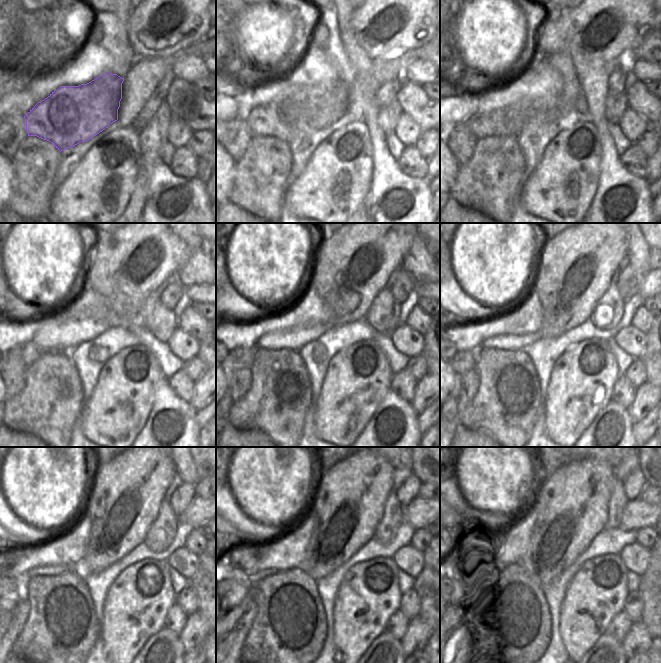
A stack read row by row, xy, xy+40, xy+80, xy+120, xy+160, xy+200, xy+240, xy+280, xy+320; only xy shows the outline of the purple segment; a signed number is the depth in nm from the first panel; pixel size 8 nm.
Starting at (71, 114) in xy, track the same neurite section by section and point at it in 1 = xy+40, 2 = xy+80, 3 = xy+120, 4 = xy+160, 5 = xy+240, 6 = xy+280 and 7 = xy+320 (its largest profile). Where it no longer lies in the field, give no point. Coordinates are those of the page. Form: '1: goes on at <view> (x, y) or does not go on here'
1: goes on at xy+40 (314, 107)
2: goes on at xy+80 (510, 121)
3: goes on at xy+120 (28, 353)
4: goes on at xy+160 (239, 358)
5: goes on at xy+240 (12, 590)
6: goes on at xy+280 (236, 591)
7: goes on at xy+320 (460, 592)

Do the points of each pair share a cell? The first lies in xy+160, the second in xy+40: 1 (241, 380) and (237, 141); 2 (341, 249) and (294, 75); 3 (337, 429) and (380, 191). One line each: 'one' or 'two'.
1: one
2: two
3: two

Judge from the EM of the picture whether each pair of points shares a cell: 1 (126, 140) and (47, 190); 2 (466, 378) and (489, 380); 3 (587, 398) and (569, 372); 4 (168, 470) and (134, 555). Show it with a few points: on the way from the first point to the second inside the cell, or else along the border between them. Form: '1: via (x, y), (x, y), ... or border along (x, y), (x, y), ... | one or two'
1: border along (54, 188), (49, 203), (49, 211) | two
2: border along (474, 369), (479, 384), (478, 390), (470, 401) | two
3: via (581, 392), (580, 383), (575, 378) | one
4: border along (143, 541), (121, 559) | two

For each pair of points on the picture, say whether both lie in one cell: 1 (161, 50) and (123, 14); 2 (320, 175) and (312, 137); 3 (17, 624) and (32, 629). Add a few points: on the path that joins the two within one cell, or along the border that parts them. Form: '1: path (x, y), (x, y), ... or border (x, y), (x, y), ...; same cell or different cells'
1: border (132, 10), (125, 23); different cells
2: border (333, 134), (326, 137), (318, 145), (304, 170); different cells
3: border (30, 603), (28, 618), (12, 646); different cells

